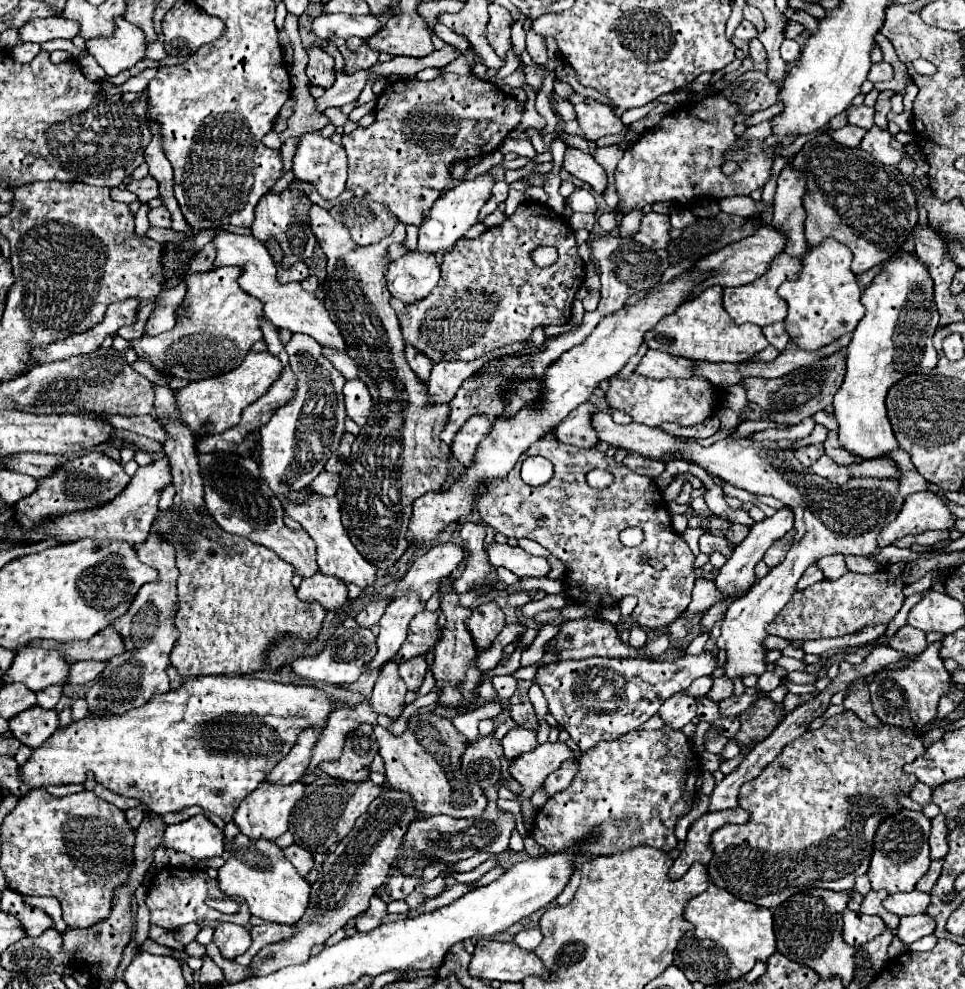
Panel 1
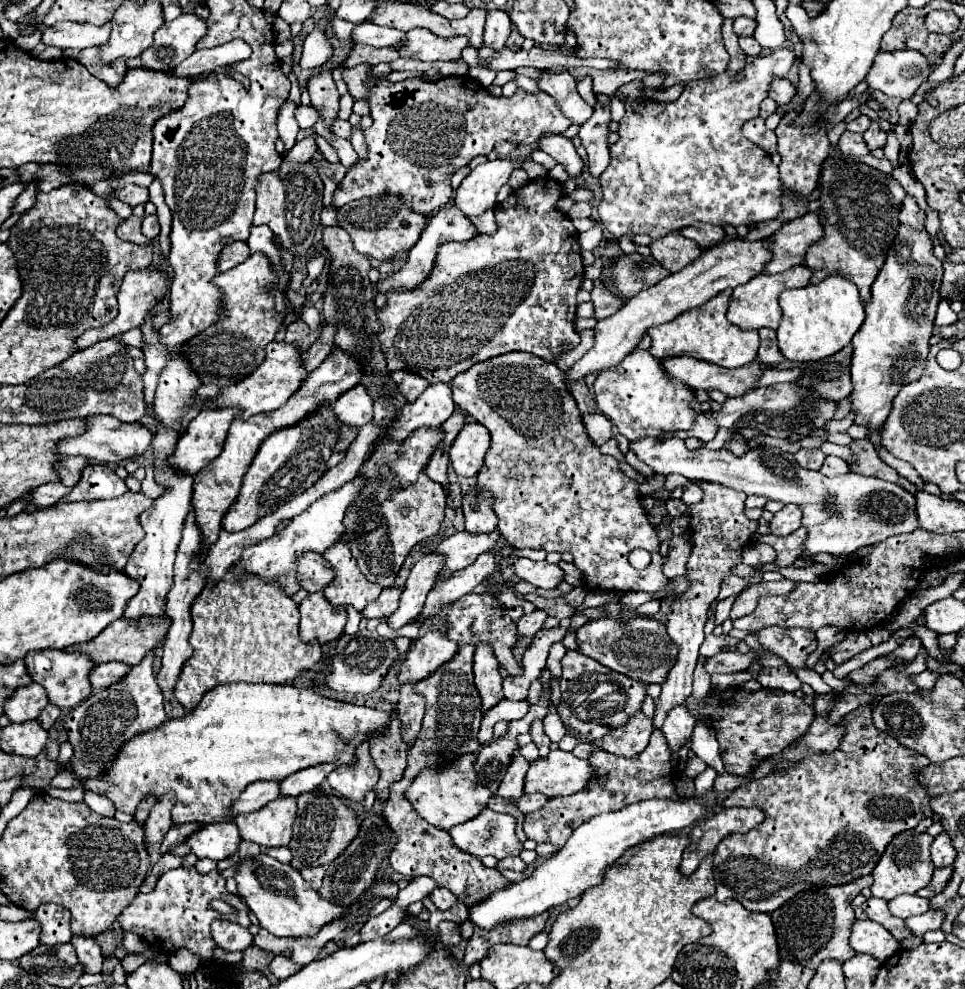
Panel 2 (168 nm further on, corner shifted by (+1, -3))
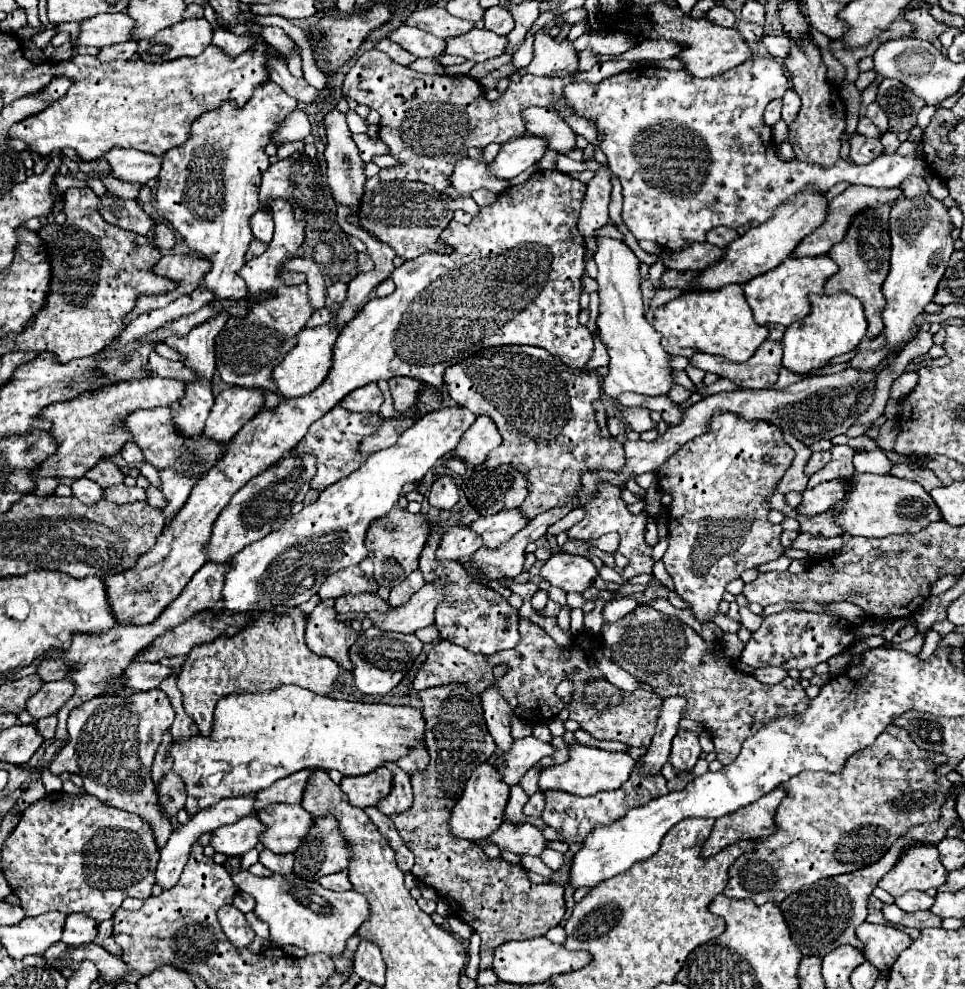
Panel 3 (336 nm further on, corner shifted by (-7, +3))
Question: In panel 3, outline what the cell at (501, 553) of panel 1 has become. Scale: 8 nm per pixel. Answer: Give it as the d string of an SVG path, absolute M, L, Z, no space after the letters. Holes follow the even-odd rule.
M558 552L542 566L542 576L552 586L558 586L566 592L584 592L592 586L594 578L598 576L596 566L584 556L572 556Z

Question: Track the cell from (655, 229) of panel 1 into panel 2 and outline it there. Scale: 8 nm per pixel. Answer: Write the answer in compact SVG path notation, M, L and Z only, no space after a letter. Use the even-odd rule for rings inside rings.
M678 232L654 240L650 244L650 250L652 256L670 272L682 270L702 254L702 248L694 244L694 240L688 240Z

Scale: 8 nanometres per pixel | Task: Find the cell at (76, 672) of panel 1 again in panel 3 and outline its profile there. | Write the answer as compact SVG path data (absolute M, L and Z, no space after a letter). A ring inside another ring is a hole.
M134 660L126 670L124 670L124 684L128 690L136 692L146 692L152 688L158 688L158 684L168 678L174 670L166 668L162 664L150 664L150 662L138 662Z

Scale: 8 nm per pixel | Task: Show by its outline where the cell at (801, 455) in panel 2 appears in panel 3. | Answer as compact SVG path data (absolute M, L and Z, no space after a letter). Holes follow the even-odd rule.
M814 452L814 454L812 454L812 458L808 460L806 468L804 468L804 474L810 478L816 470L824 468L828 462L830 462L830 452Z

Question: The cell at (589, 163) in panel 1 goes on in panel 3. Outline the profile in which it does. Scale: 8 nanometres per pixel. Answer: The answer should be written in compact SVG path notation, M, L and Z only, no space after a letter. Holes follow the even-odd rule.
M532 106L532 108L526 108L522 112L522 120L526 122L526 132L528 134L536 134L536 136L548 138L550 150L566 154L566 152L570 152L574 148L576 134L560 118L558 112L554 112L550 108Z

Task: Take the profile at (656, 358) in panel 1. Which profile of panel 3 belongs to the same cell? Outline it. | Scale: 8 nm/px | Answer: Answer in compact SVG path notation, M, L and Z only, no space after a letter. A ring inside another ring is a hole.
M766 340L754 352L754 356L742 364L730 362L728 358L722 356L710 356L702 352L694 354L690 358L690 364L704 372L714 372L718 376L724 376L742 388L756 388L756 390L772 388L782 368L782 344Z

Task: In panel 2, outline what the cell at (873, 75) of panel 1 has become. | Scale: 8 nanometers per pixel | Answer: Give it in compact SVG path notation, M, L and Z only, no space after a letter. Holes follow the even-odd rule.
M916 50L880 52L874 58L866 82L870 90L880 90L896 98L912 98L930 72L932 66Z

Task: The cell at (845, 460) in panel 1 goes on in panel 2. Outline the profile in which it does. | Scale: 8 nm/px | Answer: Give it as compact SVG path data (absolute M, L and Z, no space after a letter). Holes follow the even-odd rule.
M862 438L862 440L854 440L852 444L848 444L852 456L854 456L854 462L850 462L850 470L856 472L856 474L862 474L862 476L876 476L876 478L882 478L882 480L888 480L888 482L894 482L894 484L900 484L902 488L906 488L908 492L916 494L916 486L902 478L894 468L890 468L888 464L882 462L882 458L878 456L874 444L868 440L868 438Z

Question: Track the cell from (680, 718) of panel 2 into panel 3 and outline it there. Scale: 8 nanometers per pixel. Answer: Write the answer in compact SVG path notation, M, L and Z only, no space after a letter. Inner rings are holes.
M680 730L672 740L672 752L668 762L672 764L676 774L692 774L700 754L702 754L702 748L698 744L698 736L694 732Z

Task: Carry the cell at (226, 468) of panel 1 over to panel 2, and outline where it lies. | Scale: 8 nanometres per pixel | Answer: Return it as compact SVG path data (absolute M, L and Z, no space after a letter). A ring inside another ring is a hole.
M306 552L306 556L298 560L298 584L302 584L306 592L322 590L332 578L334 572L330 564L318 556L318 552Z

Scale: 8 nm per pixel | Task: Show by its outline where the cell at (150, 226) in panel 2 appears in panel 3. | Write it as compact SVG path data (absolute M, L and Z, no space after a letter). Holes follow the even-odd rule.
M156 224L152 244L154 244L158 250L170 250L170 248L176 244L174 230L172 230L170 226L166 226L166 224Z

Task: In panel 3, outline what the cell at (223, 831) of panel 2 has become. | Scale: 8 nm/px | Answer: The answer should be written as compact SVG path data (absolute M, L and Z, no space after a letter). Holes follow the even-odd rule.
M256 816L240 818L236 824L222 826L212 834L212 846L216 852L228 856L242 856L252 850L264 832L264 824Z

